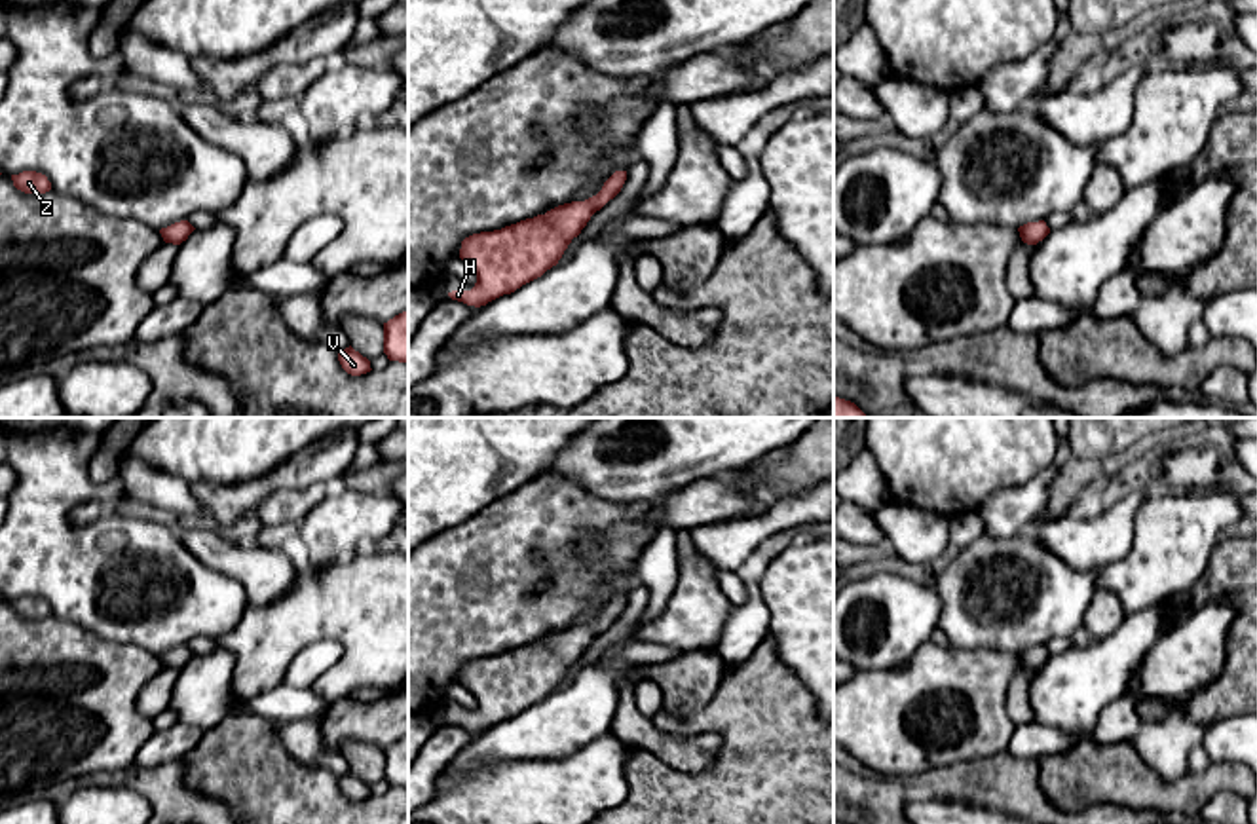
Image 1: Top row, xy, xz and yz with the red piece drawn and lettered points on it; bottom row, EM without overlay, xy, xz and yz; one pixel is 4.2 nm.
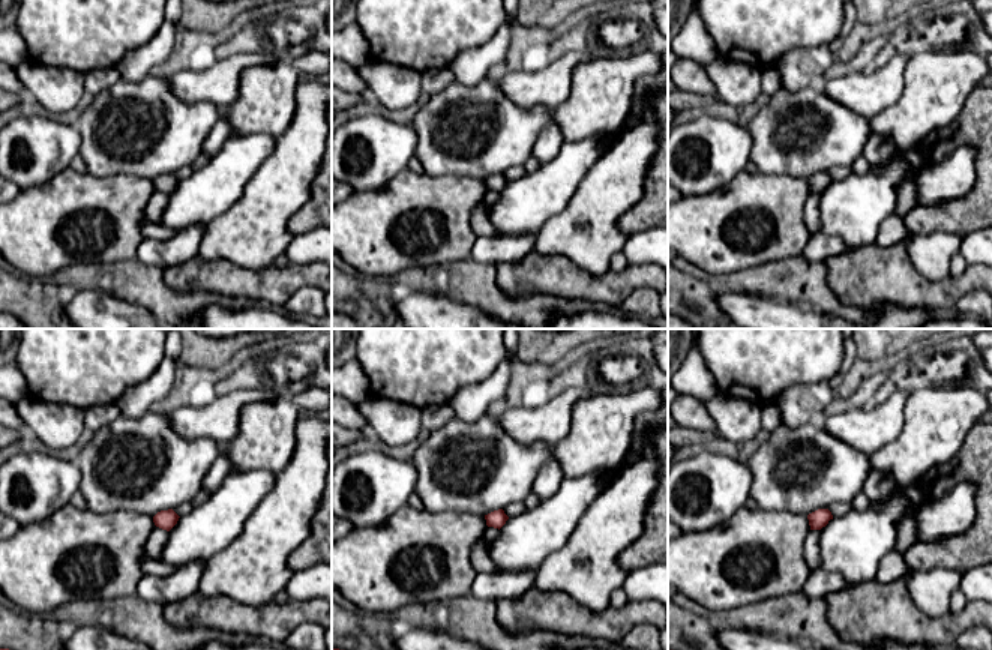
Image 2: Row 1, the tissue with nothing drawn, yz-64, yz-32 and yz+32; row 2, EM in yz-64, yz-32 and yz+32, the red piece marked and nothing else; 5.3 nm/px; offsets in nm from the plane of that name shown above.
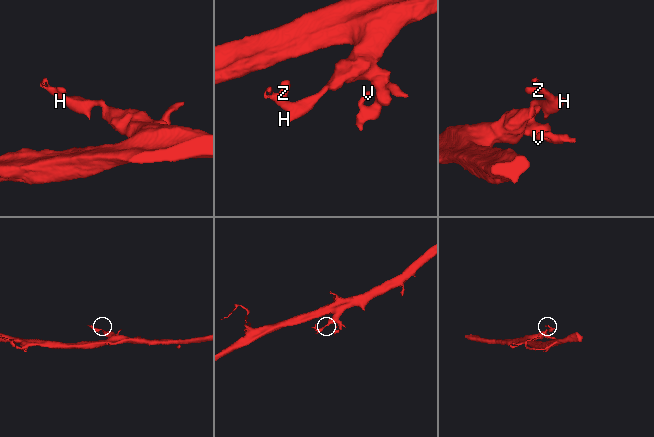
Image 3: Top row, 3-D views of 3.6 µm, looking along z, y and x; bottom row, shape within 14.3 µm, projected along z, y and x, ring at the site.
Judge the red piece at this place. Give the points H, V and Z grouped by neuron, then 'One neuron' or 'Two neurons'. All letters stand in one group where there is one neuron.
Groups: H V Z. One neuron

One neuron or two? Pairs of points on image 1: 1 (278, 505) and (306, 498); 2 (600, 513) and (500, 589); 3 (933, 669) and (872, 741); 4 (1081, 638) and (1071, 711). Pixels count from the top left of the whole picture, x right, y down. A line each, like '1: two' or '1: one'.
1: one
2: one
3: one
4: two

